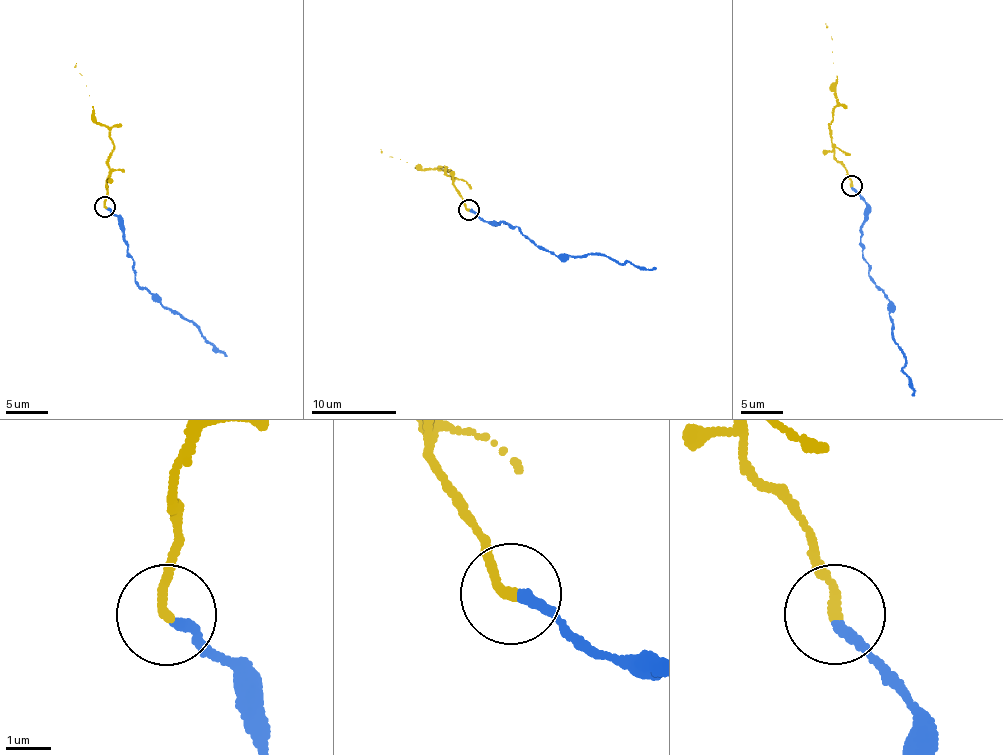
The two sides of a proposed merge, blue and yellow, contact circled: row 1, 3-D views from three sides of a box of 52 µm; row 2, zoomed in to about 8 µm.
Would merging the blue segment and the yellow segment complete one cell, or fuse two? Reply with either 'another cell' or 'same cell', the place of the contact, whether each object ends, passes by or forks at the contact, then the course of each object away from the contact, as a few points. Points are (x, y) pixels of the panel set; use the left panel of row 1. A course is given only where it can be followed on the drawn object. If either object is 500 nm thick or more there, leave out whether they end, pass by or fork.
same cell; place (105, 207); blue ends; yellow ends; course blue (105, 208), (118, 217), (127, 255), (135, 270), (135, 282), (187, 317), (227, 355); course yellow (105, 206), (112, 139), (93, 114), (76, 63)

